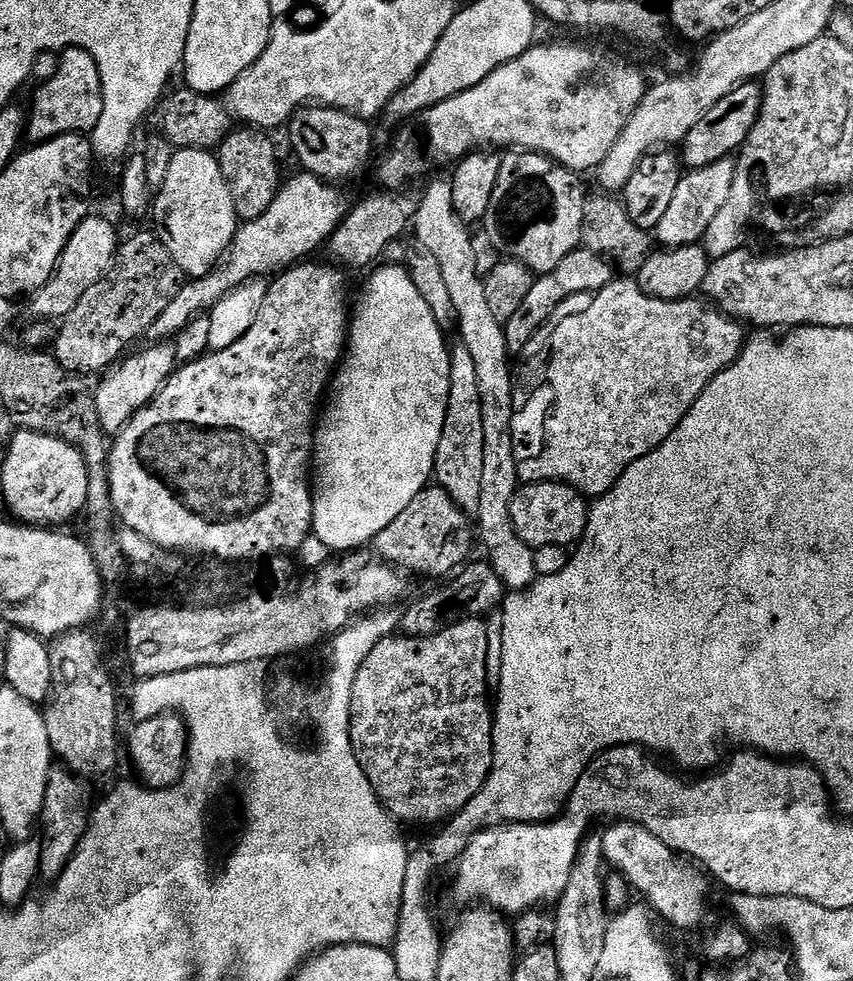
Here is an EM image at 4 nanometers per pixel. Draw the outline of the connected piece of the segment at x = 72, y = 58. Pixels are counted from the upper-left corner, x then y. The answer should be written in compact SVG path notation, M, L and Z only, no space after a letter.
M65 48L60 53L58 74L43 81L32 96L32 108L28 112L27 139L32 142L53 140L68 132L91 134L98 126L98 118L104 113L104 91L100 71L94 58L84 48Z

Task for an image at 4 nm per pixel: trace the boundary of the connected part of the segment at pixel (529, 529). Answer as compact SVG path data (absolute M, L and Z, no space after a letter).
M545 482L517 488L510 506L510 518L514 522L514 530L518 530L518 538L535 550L542 546L575 545L584 536L589 511L589 501L577 488L559 482Z

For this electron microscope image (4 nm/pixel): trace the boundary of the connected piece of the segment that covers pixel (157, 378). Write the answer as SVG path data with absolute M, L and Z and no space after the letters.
M152 342L149 348L141 352L125 355L123 359L112 365L99 377L100 385L94 388L98 418L101 426L108 434L115 434L125 428L148 403L162 390L162 386L171 377L178 367L176 345L172 342Z

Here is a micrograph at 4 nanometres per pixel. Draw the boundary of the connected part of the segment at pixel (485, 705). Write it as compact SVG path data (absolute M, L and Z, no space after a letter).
M460 618L430 636L384 636L362 662L352 687L350 738L354 754L370 778L385 811L397 821L432 824L456 815L482 790L492 769L492 721L486 670L487 626L480 618Z

